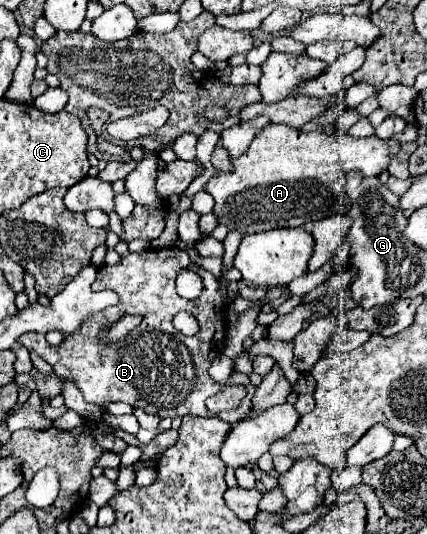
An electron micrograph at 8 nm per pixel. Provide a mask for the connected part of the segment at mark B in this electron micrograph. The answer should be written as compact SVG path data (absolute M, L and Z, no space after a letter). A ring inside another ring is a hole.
M170 247L170 249L148 249L148 251L142 251L142 253L130 253L130 255L124 255L120 259L120 263L116 263L116 265L102 265L98 269L96 281L92 283L92 289L94 291L104 291L104 289L116 291L120 295L120 305L108 307L102 313L96 313L94 317L88 317L80 325L78 333L72 333L70 337L66 337L58 347L48 345L48 341L40 333L26 333L18 339L18 343L24 345L28 351L36 351L36 353L44 351L44 361L52 365L54 373L64 381L72 381L82 391L84 401L88 401L88 403L106 405L110 401L122 401L122 403L128 403L132 407L142 407L146 413L156 415L160 419L162 417L174 419L174 417L184 417L184 415L210 417L210 411L206 409L204 401L226 387L226 385L220 385L220 383L212 381L210 375L208 375L210 357L214 361L214 357L218 357L218 351L222 353L224 337L226 337L226 303L218 293L220 291L218 279L210 271L196 267L182 249ZM182 269L190 269L190 271L198 273L204 281L202 295L196 297L194 301L184 299L176 293L174 281L176 281L178 271L182 271ZM180 311L191 312L196 317L198 327L200 327L198 335L186 337L186 335L182 335L174 329L172 323L174 315L180 313ZM122 315L144 315L144 319L138 327L134 327L128 333L128 341L122 339L122 341L116 341L116 343L110 343L110 345L102 343L100 341L102 325L114 323Z

